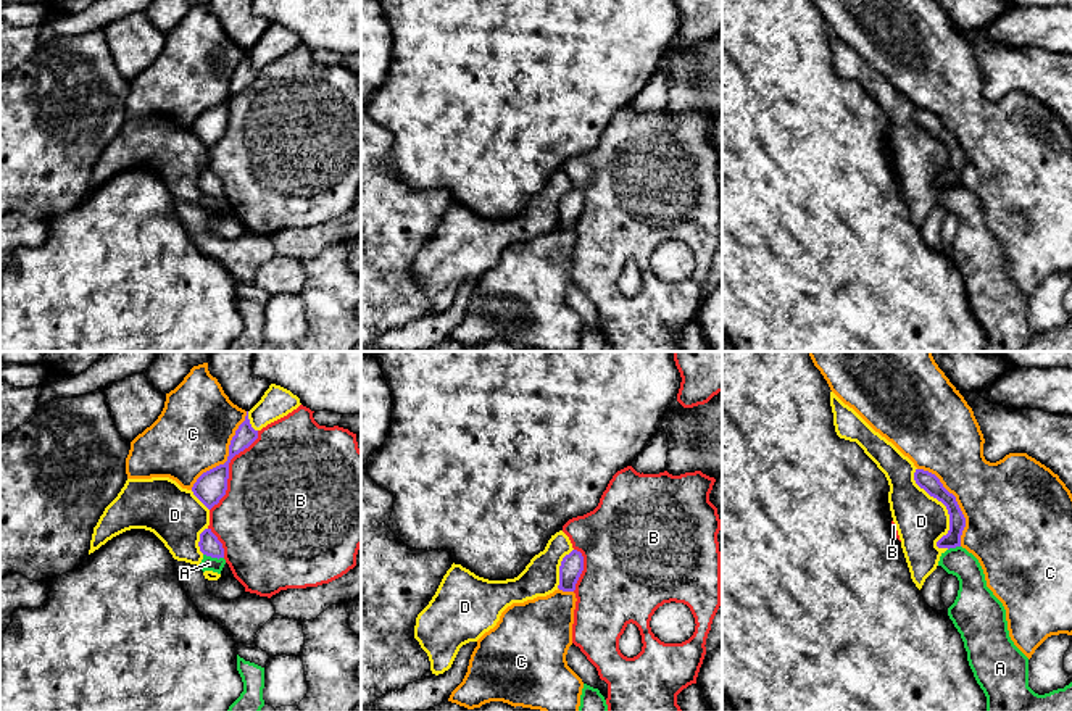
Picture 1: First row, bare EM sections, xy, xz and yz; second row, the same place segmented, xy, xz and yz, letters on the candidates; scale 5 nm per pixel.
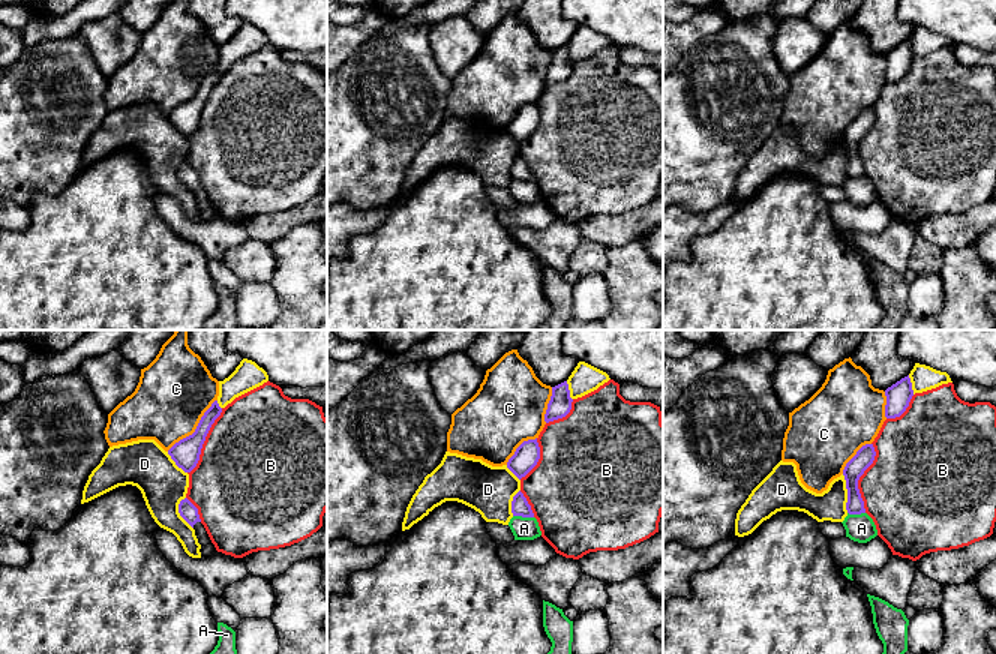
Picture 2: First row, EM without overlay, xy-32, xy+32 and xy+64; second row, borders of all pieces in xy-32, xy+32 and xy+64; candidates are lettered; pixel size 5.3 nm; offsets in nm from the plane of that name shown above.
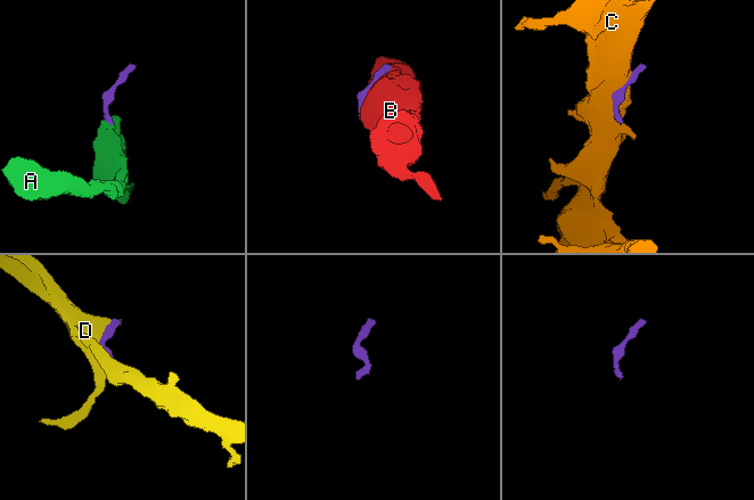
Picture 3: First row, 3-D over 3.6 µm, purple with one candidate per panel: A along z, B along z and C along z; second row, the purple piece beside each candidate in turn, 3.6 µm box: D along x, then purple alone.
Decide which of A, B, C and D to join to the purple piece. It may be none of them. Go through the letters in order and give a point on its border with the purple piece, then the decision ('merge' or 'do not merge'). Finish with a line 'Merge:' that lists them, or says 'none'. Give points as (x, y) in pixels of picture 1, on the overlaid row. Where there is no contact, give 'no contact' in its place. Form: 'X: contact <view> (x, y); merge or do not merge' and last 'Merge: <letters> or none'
A: contact xy (213, 557); do not merge
B: contact xy (228, 469); do not merge
C: contact yz (956, 502); do not merge
D: contact yz (947, 508); do not merge
Merge: none

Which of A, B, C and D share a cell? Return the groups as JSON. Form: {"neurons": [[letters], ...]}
{"neurons": [["A"], ["B"], ["C"], ["D"]]}

